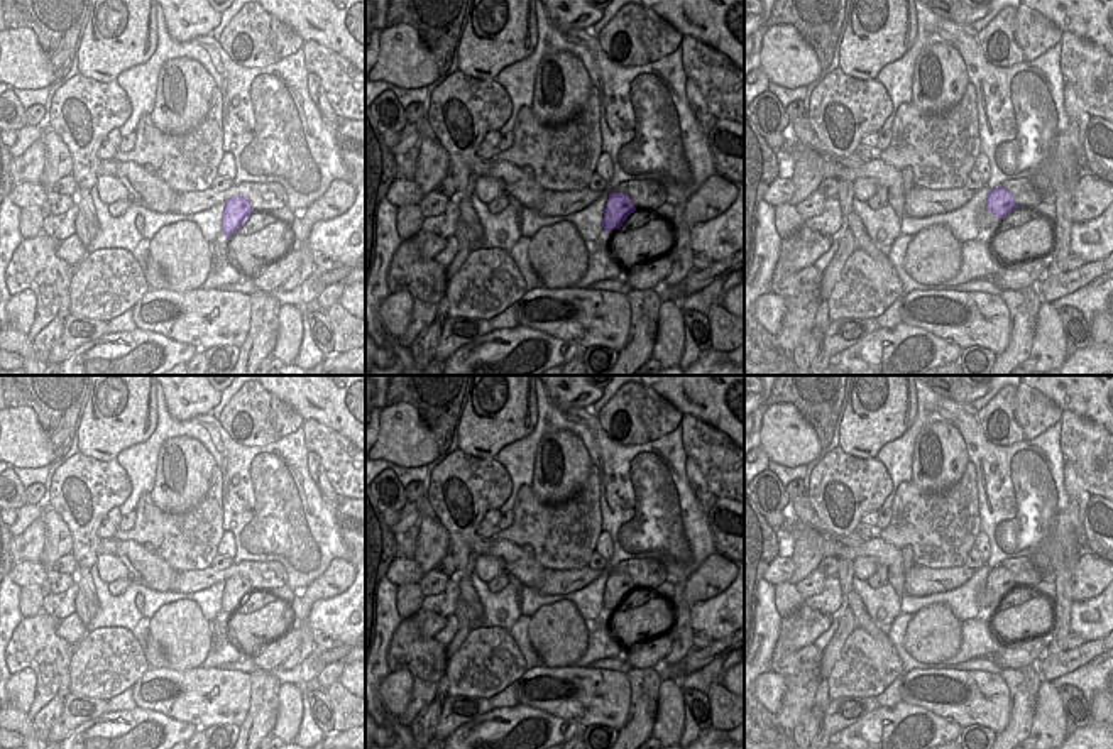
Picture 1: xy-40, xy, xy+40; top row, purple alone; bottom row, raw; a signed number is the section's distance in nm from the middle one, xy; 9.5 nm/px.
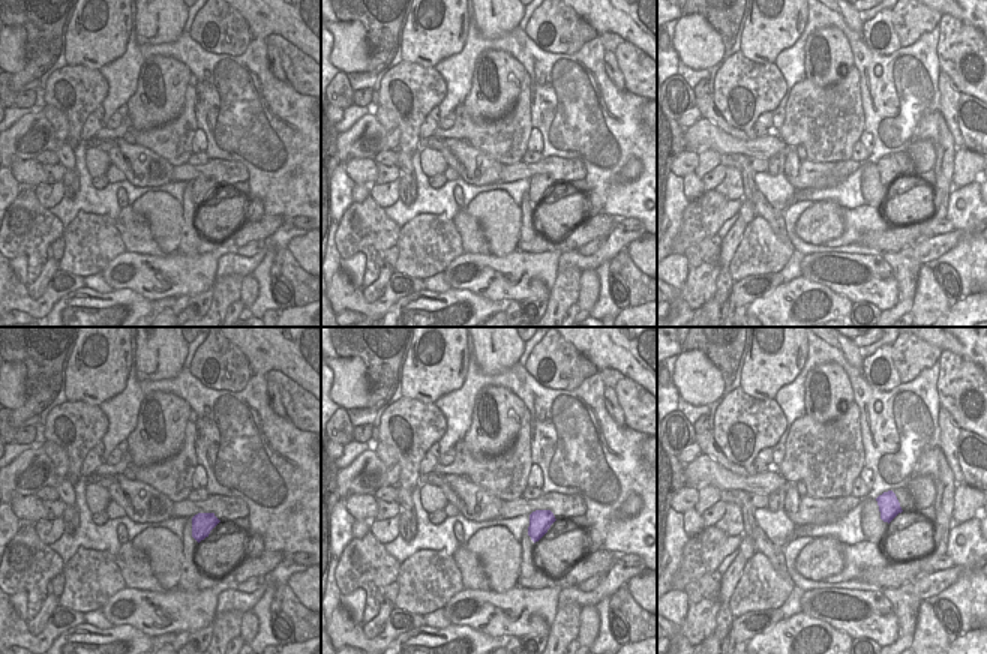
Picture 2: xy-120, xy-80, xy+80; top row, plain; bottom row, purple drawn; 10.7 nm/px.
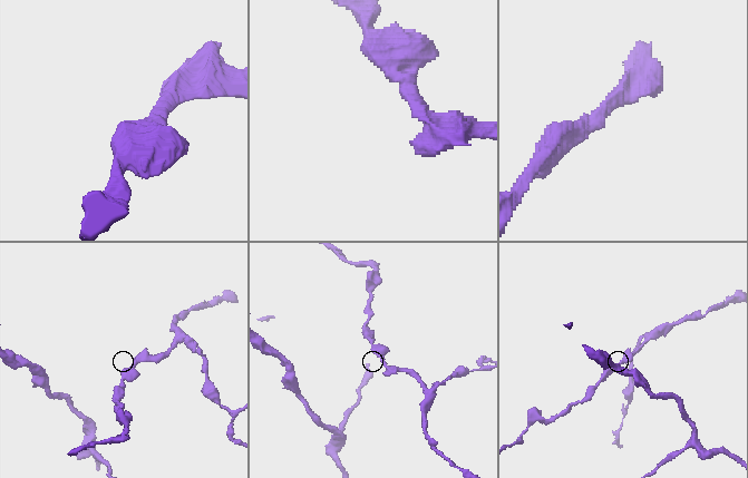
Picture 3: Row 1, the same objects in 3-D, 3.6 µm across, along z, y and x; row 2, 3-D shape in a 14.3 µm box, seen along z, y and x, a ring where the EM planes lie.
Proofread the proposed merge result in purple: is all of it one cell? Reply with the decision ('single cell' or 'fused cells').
single cell

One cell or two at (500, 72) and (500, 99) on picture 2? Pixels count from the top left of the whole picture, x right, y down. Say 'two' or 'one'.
one

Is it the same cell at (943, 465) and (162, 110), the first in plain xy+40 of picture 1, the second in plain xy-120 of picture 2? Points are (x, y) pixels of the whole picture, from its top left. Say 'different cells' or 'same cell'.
same cell

